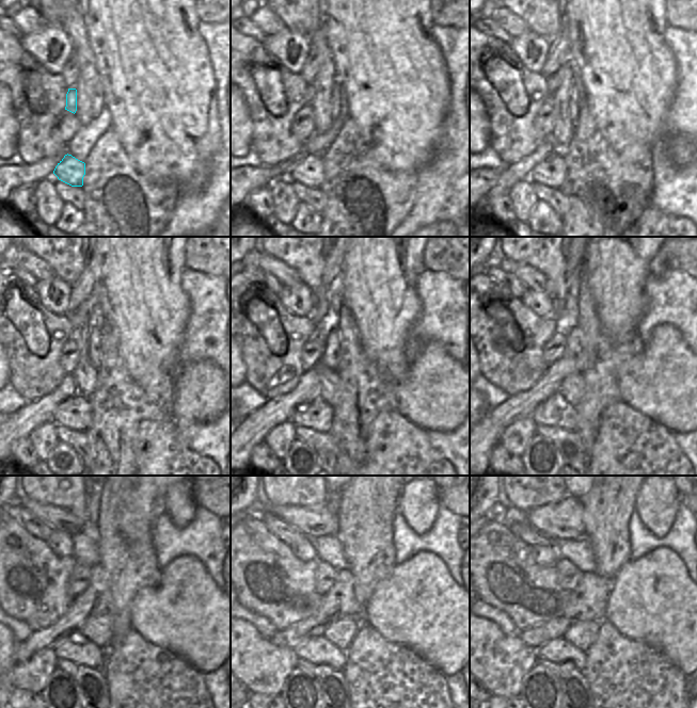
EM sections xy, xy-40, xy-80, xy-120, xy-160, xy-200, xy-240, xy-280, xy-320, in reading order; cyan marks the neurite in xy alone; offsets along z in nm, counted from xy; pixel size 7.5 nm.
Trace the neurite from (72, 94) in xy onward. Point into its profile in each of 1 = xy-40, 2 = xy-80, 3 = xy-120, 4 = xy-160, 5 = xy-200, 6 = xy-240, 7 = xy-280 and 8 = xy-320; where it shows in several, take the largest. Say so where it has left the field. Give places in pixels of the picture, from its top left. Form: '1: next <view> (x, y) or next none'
1: next xy-40 (311, 90)
2: next xy-80 (553, 81)
3: next xy-120 (77, 317)
4: next xy-160 (306, 258)
5: next xy-200 (548, 258)
6: next xy-240 (72, 497)
7: next xy-280 (279, 497)
8: next xy-320 (524, 497)

